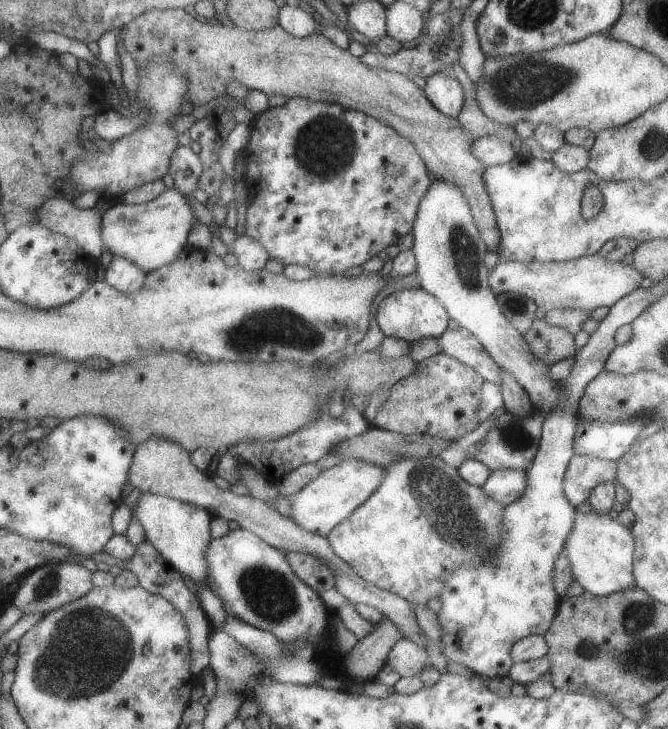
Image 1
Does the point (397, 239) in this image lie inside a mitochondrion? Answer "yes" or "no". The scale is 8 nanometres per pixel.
no

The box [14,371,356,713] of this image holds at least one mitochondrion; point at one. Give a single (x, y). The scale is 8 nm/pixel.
(91, 647)

